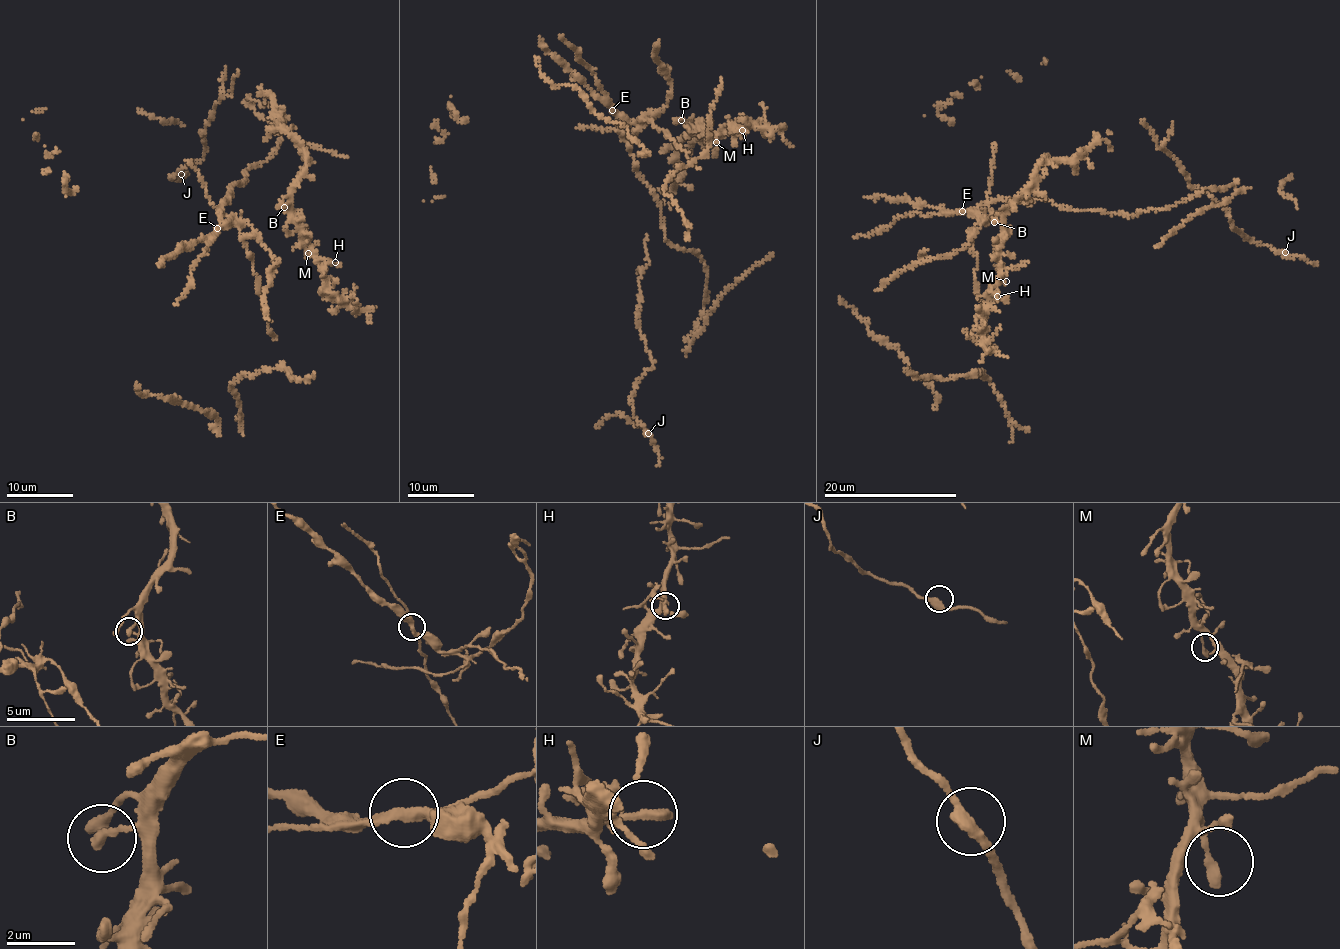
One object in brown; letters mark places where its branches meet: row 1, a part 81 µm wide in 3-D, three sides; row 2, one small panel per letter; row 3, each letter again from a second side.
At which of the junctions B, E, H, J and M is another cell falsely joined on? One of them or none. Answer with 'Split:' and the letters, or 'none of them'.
Split: E

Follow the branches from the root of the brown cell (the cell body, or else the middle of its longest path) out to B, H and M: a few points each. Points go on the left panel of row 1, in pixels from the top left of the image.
B: (297, 178), (284, 207)
H: (297, 178), (291, 194), (291, 216), (300, 240), (325, 263), (335, 262)
M: (297, 178), (291, 194), (291, 216), (308, 253)

